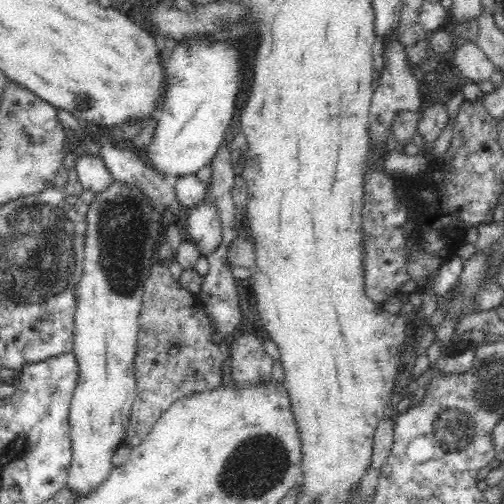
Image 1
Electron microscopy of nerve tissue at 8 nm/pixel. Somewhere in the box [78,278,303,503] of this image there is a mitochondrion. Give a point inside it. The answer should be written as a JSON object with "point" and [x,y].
{"point":[258,465]}

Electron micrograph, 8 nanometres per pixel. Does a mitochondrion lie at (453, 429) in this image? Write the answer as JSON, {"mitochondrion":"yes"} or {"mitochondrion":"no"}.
{"mitochondrion":"yes"}

